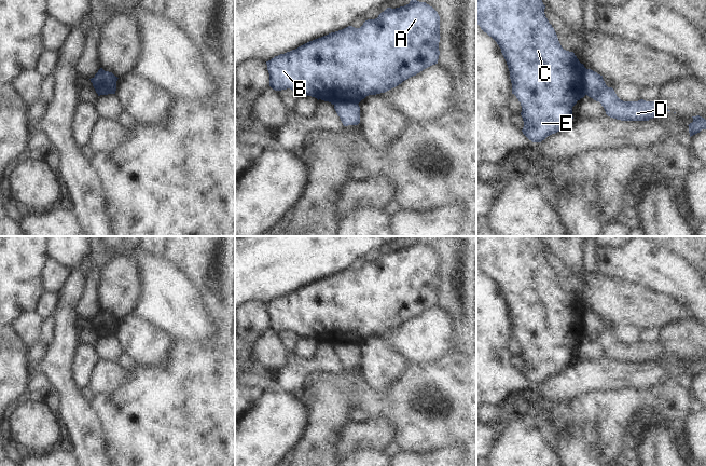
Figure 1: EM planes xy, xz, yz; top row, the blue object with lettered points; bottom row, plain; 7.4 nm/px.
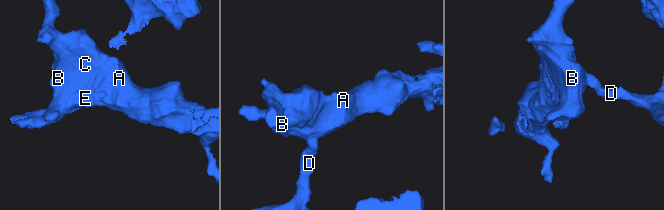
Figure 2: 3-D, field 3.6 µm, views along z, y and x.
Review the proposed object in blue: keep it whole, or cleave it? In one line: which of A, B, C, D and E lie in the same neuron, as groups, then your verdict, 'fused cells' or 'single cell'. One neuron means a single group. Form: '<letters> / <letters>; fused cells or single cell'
A B C E / D; fused cells

